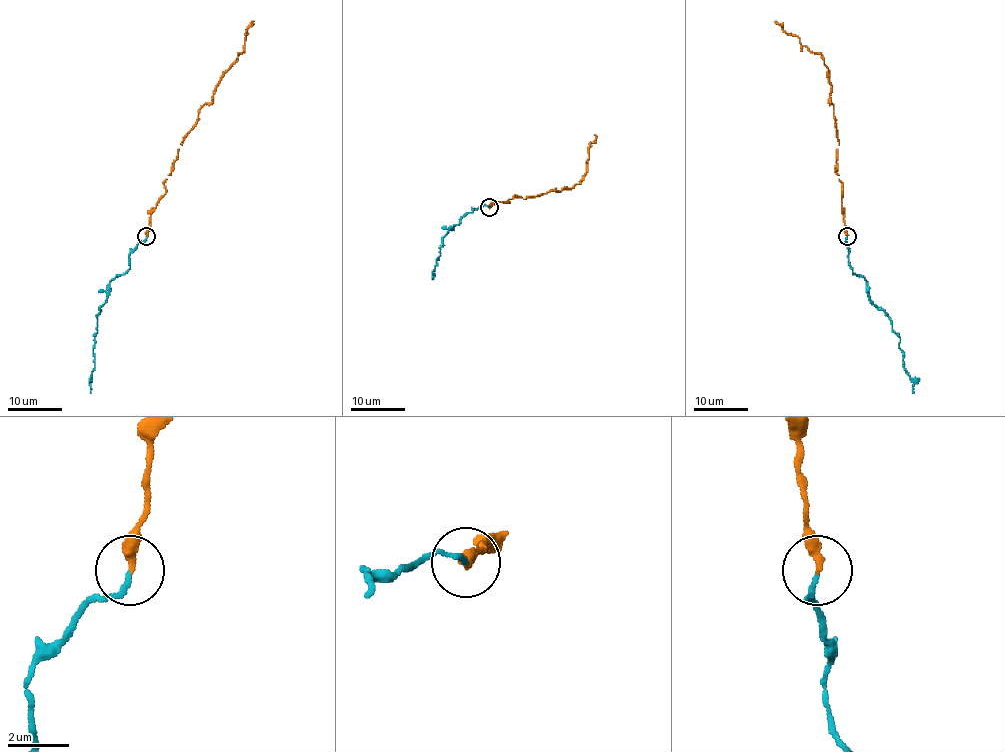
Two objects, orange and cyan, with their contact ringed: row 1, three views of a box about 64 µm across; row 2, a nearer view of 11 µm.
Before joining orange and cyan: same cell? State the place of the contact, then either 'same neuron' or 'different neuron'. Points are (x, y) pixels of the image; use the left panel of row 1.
(146, 236) | same neuron

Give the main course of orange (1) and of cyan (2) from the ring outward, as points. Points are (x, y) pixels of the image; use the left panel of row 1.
1: (146, 236), (150, 212), (165, 193), (164, 182), (182, 141), (243, 51), (251, 21)
2: (146, 236), (130, 254), (128, 269), (109, 282), (109, 295), (100, 308), (90, 393)

